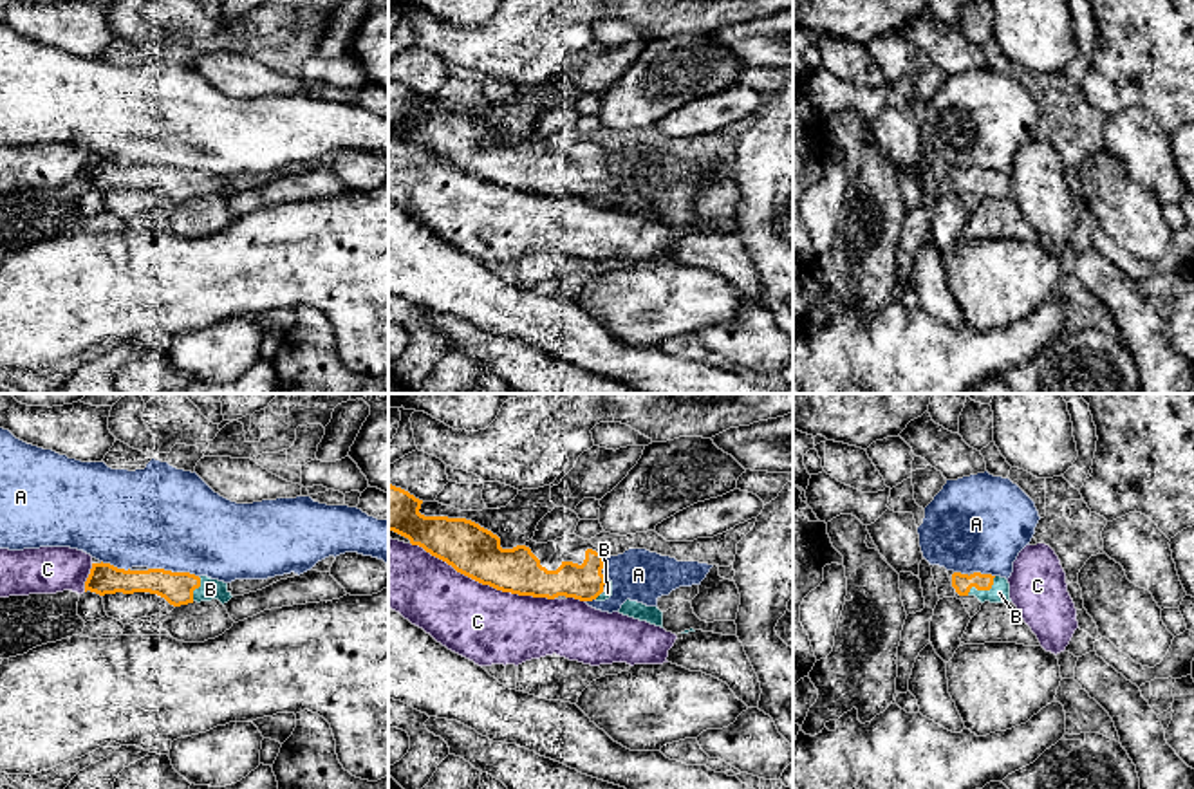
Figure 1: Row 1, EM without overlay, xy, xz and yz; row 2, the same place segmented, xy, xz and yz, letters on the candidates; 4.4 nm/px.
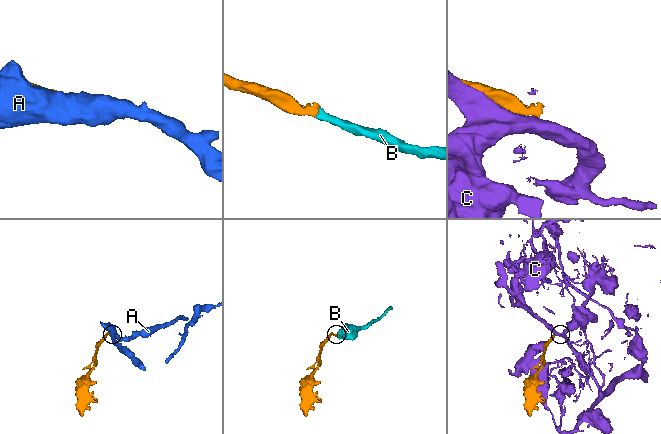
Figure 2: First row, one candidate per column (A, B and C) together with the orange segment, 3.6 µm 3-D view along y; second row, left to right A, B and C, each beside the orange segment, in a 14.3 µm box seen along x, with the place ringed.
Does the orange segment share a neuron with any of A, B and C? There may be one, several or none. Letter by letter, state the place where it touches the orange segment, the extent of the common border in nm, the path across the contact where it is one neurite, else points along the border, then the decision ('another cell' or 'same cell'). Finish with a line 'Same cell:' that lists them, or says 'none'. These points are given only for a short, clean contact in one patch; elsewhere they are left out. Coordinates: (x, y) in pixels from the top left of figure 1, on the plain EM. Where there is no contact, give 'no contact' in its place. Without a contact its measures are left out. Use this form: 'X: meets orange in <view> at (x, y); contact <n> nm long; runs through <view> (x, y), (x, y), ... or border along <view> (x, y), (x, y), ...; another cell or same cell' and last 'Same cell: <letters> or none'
A: meets orange in xy at (174, 168); contact 220 nm long; another cell
B: meets orange in yz at (983, 185); contact 160 nm long; same cell
C: meets orange in xz at (483, 179); contact 700 nm long; another cell
Same cell: B

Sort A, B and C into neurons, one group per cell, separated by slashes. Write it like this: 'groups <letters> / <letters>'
groups A / B / C

